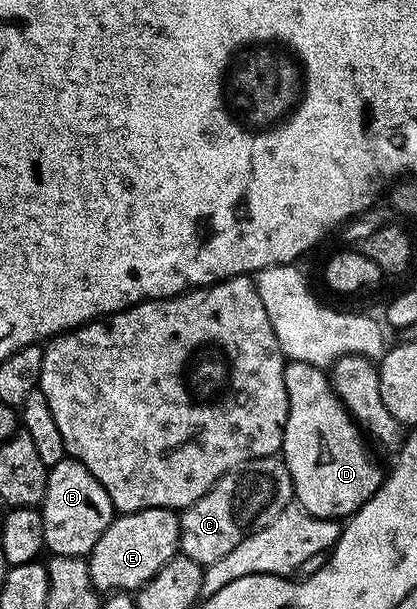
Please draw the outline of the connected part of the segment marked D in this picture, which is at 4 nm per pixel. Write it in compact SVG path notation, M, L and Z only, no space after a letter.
M292 360L283 367L282 373L288 398L288 418L284 426L280 458L288 466L288 474L292 474L297 507L325 520L349 518L360 510L360 506L364 506L364 502L368 502L368 498L372 498L372 494L376 494L384 479L384 468L382 472L381 466L370 454L366 446L367 437L330 387L329 375L323 369L308 362Z

